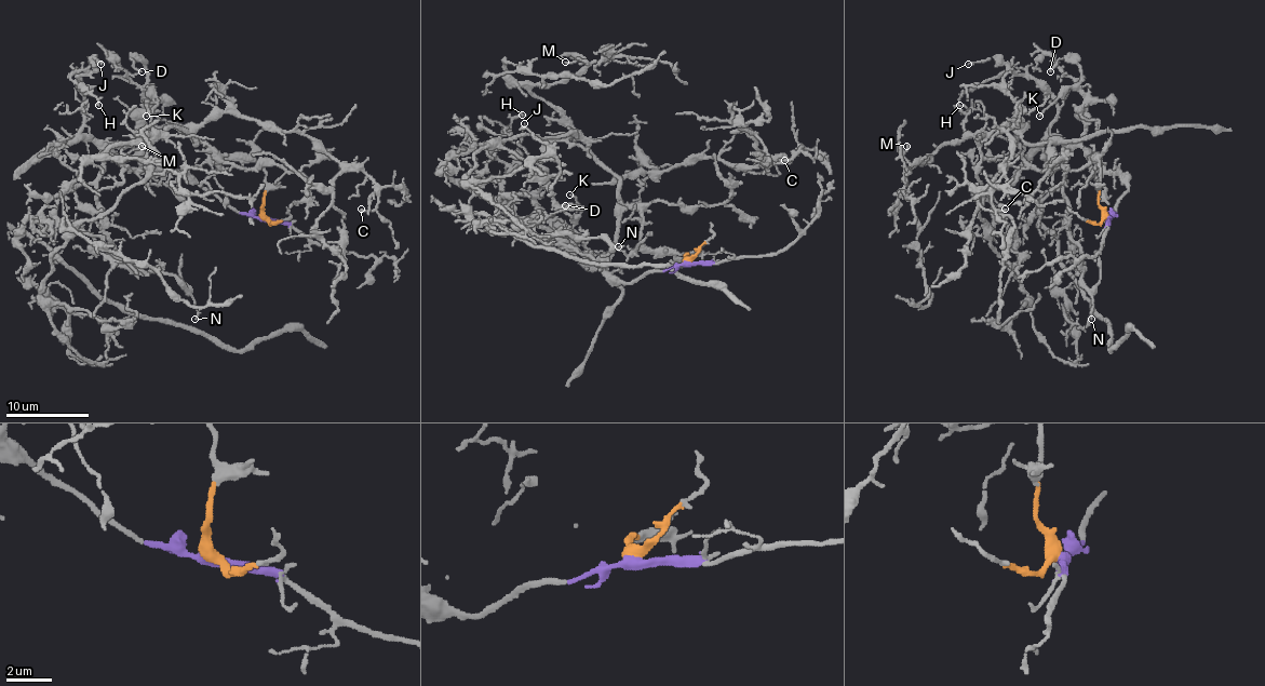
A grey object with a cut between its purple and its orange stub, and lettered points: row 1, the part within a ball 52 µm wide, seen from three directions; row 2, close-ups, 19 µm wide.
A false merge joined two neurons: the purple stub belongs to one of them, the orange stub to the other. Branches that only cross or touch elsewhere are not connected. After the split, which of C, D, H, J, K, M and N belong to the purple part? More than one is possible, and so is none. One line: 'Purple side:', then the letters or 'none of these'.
Purple side: D, H, J, K, N

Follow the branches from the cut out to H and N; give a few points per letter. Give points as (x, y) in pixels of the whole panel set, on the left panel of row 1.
H: (263, 218), (102, 144), (77, 70), (99, 106)
N: (263, 218), (147, 170), (130, 147), (105, 162), (102, 232), (124, 264), (172, 273), (194, 320)

